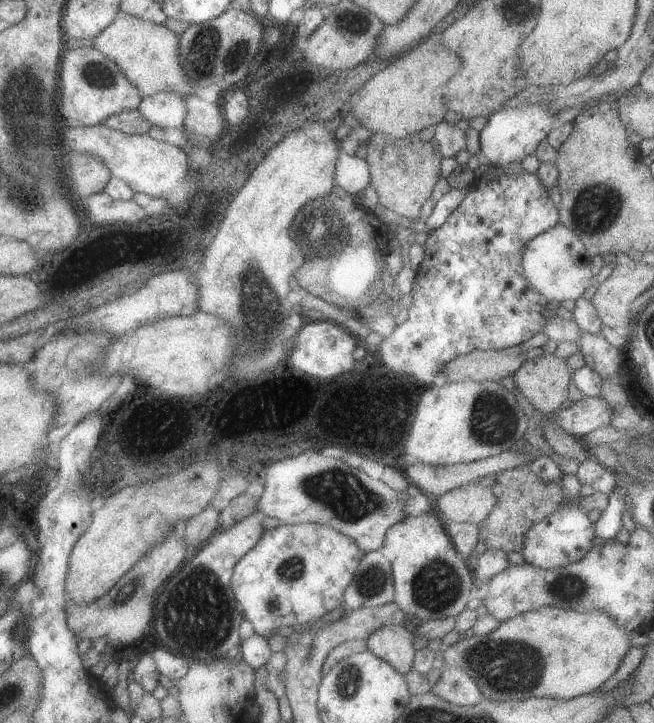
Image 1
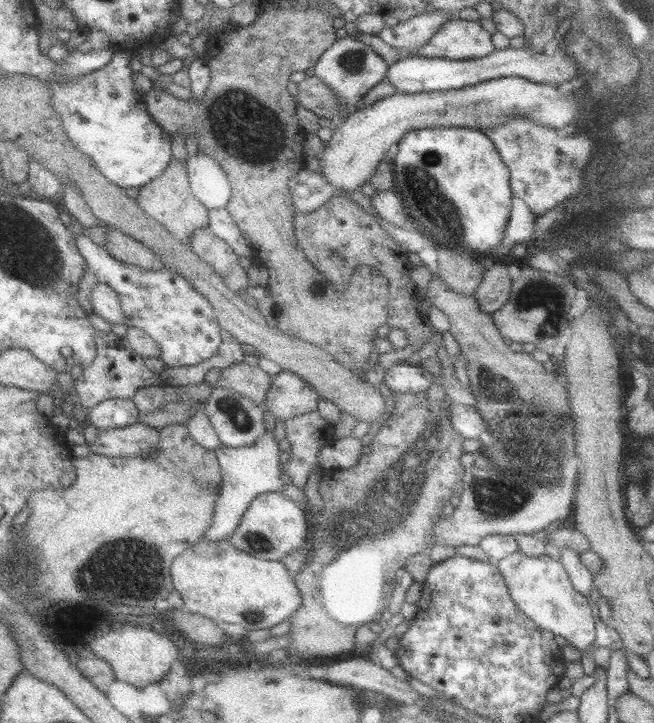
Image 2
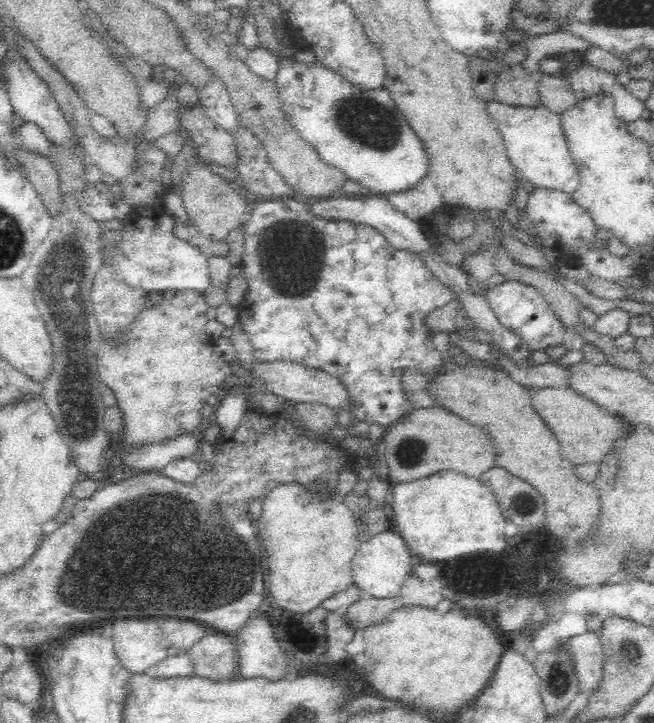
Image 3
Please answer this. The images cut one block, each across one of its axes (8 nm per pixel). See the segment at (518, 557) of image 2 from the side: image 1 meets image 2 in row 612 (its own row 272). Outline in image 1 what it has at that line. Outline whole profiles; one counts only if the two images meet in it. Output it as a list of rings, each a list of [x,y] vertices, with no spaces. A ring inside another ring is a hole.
[[[561,224],[547,228],[541,234],[527,240],[521,254],[521,270],[529,288],[543,296],[549,304],[556,306],[562,301],[575,301],[584,290],[593,284],[594,277],[589,270],[590,260],[584,253],[583,244],[574,232]]]

